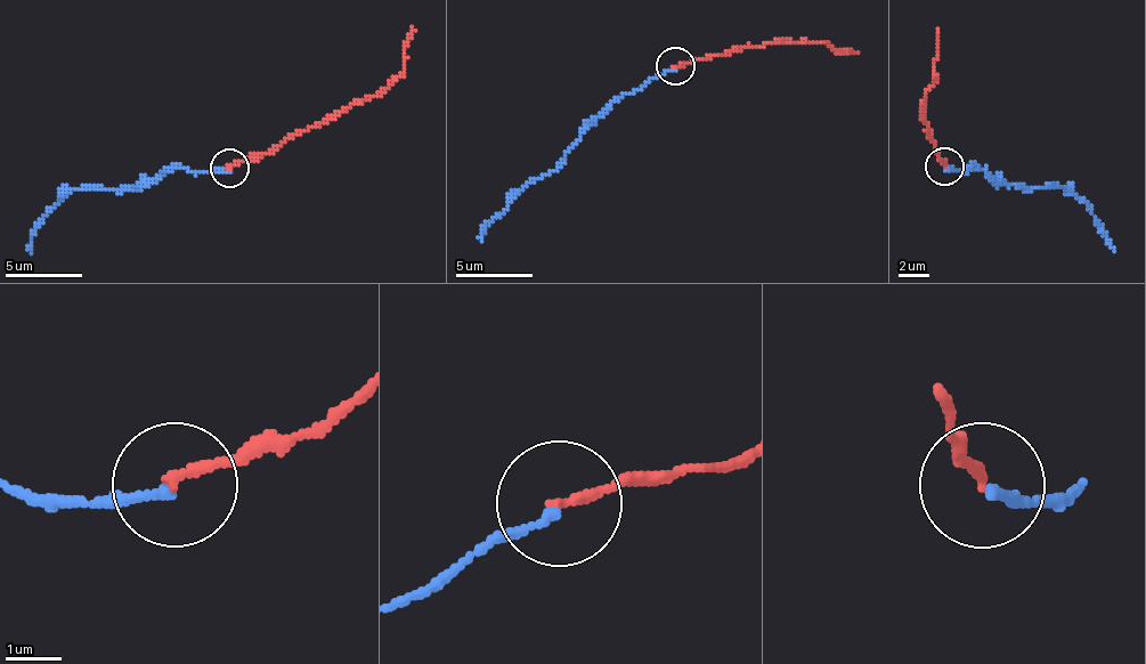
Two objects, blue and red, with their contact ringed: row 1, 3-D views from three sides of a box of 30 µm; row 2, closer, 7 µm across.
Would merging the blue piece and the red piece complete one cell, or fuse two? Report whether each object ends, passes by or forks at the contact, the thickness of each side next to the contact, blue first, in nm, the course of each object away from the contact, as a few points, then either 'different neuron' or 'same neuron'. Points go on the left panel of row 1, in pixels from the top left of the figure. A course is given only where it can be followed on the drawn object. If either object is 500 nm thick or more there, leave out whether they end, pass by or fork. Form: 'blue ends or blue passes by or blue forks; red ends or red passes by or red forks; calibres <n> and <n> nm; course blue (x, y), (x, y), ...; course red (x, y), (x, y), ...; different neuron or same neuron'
blue ends; red ends; calibres 180 and 180 nm; course blue (230, 168), (176, 168), (137, 186), (74, 189), (43, 219), (31, 253); course red (230, 168), (273, 153), (297, 134), (381, 96), (400, 77), (412, 26); same neuron

